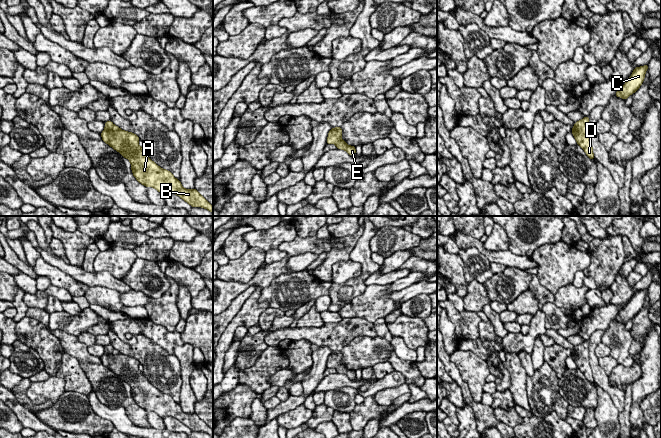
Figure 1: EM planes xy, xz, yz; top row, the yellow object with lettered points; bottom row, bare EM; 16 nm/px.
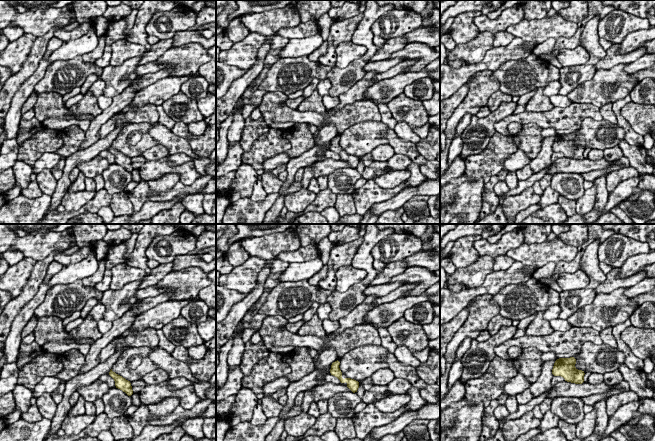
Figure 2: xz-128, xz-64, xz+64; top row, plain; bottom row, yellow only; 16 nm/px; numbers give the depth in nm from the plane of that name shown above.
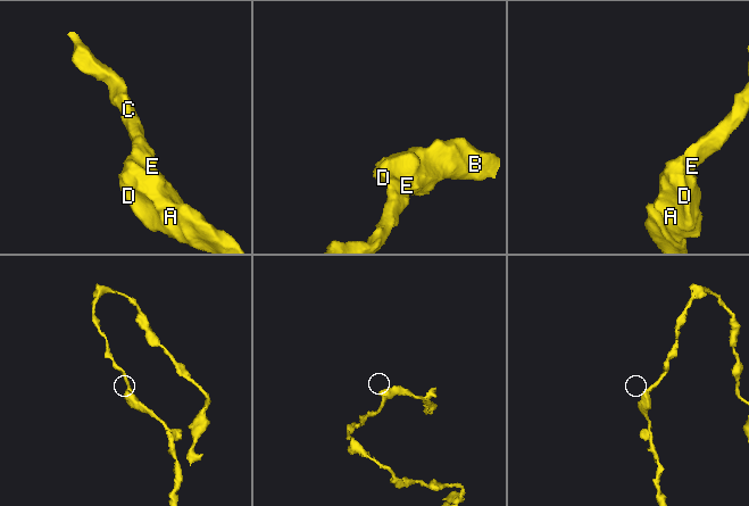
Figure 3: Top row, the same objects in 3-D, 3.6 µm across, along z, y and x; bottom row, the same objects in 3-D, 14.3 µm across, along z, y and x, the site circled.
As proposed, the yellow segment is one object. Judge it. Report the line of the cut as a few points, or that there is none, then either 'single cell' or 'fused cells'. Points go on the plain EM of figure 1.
cut none; single cell

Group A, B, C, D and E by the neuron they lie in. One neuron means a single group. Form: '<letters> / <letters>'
A B C D E

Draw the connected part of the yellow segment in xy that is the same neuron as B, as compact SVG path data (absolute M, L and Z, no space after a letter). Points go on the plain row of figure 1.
M112 345L105 346L102 364L131 387L133 400L144 410L153 411L161 418L171 416L192 431L202 431L213 437L213 430L196 413L185 413L173 398L159 391L139 370L139 361L124 355Z

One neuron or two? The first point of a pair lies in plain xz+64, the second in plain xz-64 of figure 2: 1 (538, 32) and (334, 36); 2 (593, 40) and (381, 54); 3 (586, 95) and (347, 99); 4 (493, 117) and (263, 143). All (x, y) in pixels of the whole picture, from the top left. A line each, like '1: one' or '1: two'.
1: two
2: two
3: one
4: two

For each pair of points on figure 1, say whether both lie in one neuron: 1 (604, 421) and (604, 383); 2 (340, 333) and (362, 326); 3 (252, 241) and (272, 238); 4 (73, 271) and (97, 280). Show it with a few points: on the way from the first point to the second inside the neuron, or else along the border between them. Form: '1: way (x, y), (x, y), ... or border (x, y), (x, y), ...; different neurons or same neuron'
1: border (596, 383), (609, 395), (617, 410); different neurons
2: way (345, 331), (352, 331), (357, 328); same neuron
3: way (257, 239), (267, 239); same neuron
4: way (79, 274), (91, 279); same neuron

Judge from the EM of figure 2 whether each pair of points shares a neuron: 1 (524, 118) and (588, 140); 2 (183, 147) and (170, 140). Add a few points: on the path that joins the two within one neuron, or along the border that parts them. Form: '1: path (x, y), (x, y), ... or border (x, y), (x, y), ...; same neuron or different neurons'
1: border (594, 119), (585, 118), (581, 126), (572, 132); different neurons
2: path (180, 145), (173, 143); same neuron

